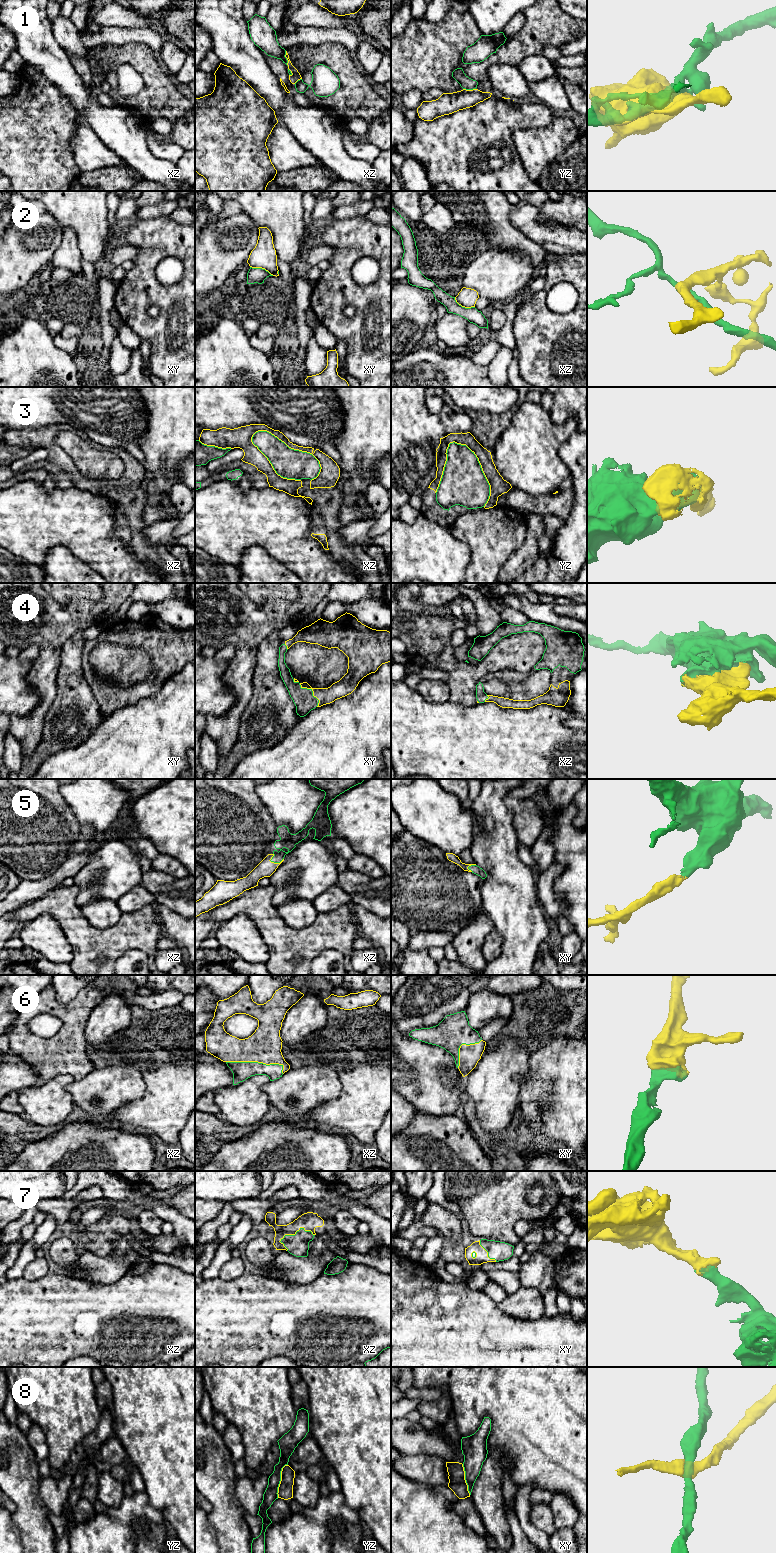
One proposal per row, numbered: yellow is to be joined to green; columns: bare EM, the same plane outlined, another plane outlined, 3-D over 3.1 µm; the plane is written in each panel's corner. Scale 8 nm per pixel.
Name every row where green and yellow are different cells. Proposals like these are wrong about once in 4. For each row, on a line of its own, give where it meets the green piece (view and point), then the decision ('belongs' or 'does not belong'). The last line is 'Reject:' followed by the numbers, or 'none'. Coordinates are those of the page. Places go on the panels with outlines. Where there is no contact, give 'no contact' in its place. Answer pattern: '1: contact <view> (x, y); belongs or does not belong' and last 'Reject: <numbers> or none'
1: contact xz (286, 58); does not belong
2: contact xy (261, 268); does not belong
3: contact xz (292, 449); does not belong
4: contact xy (310, 689); belongs
5: contact xz (276, 862); belongs
6: contact xz (257, 1062); belongs
7: contact xz (296, 1232); belongs
8: contact yz (280, 1480); does not belong
Reject: 1, 2, 3, 8

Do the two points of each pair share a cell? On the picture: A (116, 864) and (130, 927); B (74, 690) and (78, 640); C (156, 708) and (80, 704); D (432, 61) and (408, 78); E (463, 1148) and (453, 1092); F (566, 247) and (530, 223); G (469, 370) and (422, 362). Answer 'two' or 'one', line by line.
A: two
B: one
C: two
D: one
E: two
F: one
G: one

